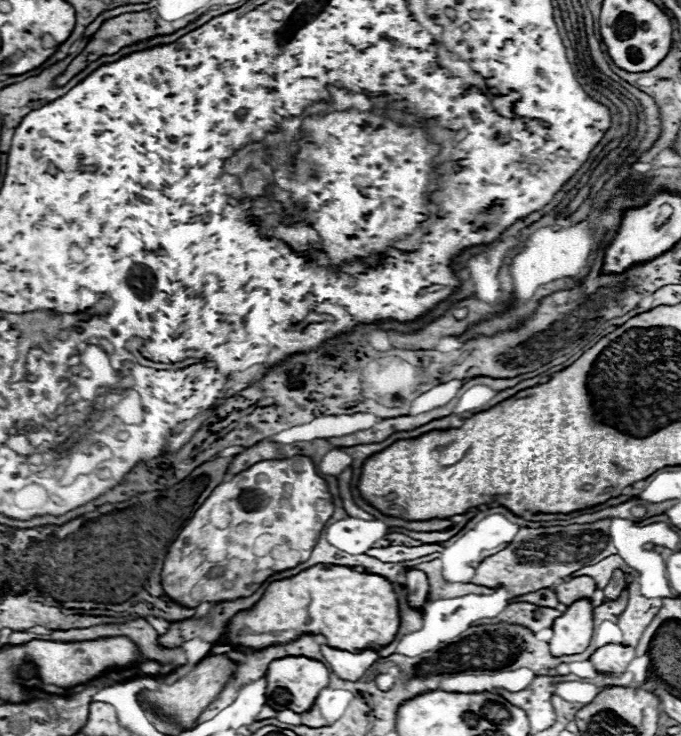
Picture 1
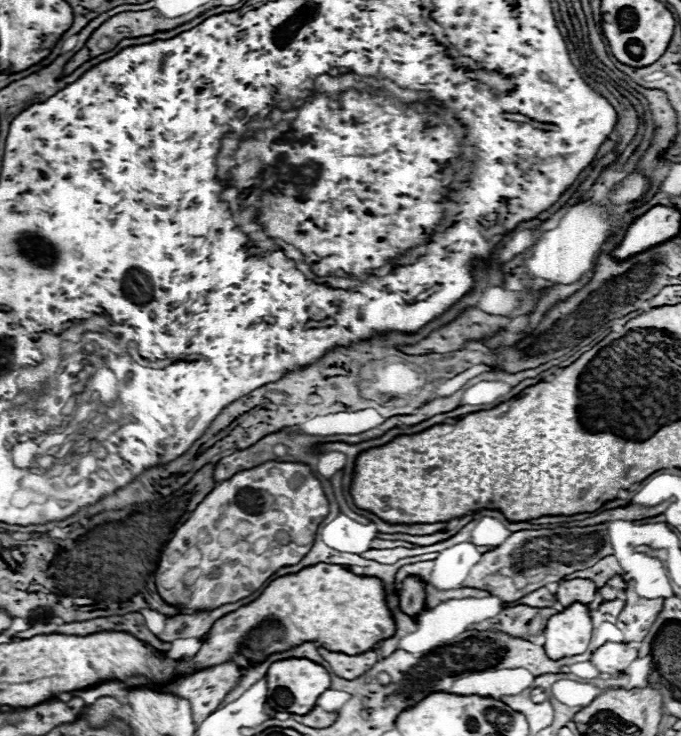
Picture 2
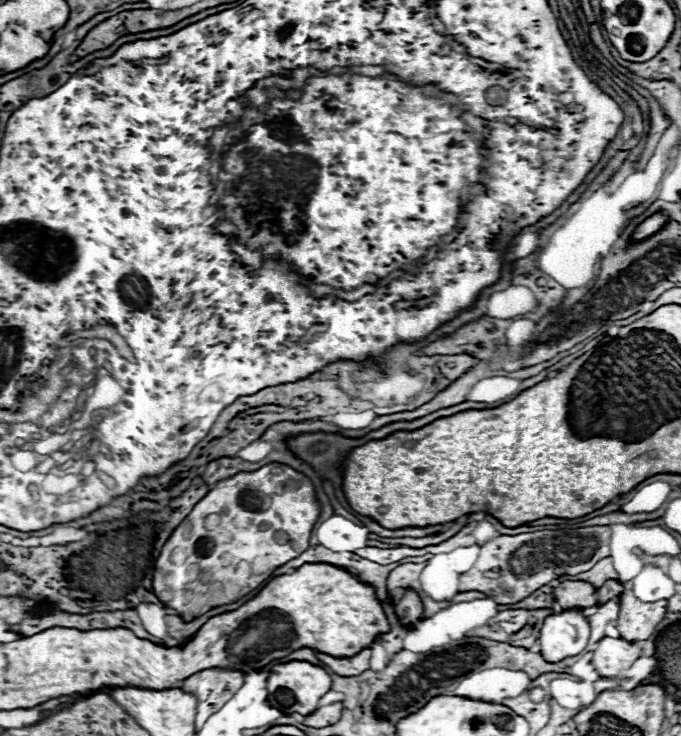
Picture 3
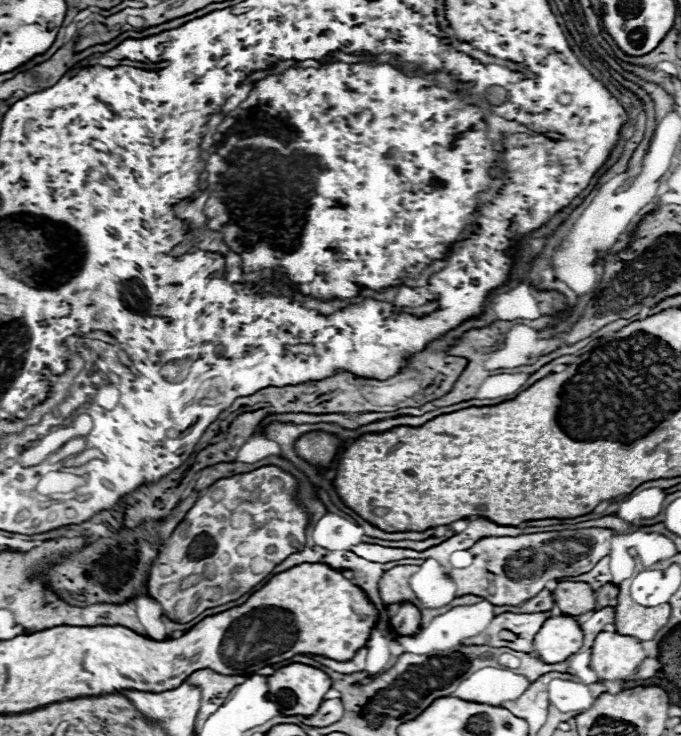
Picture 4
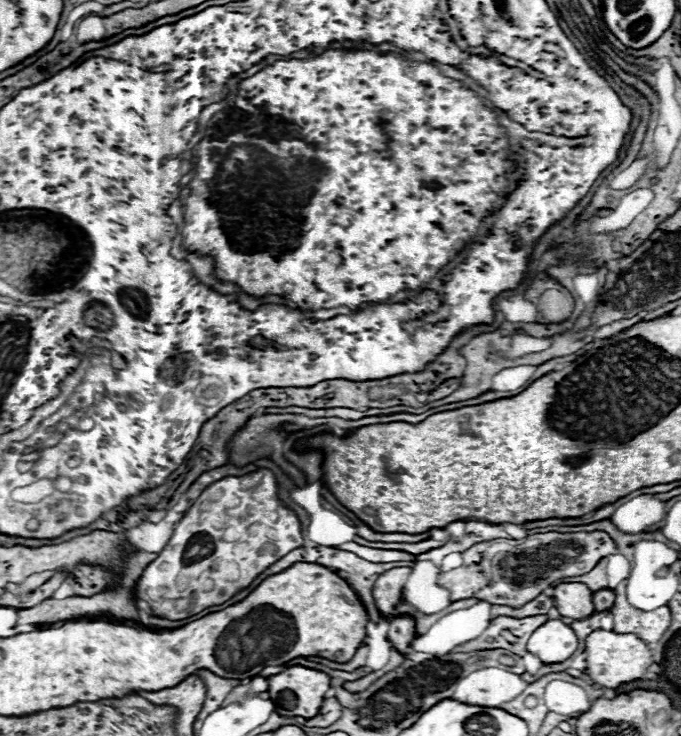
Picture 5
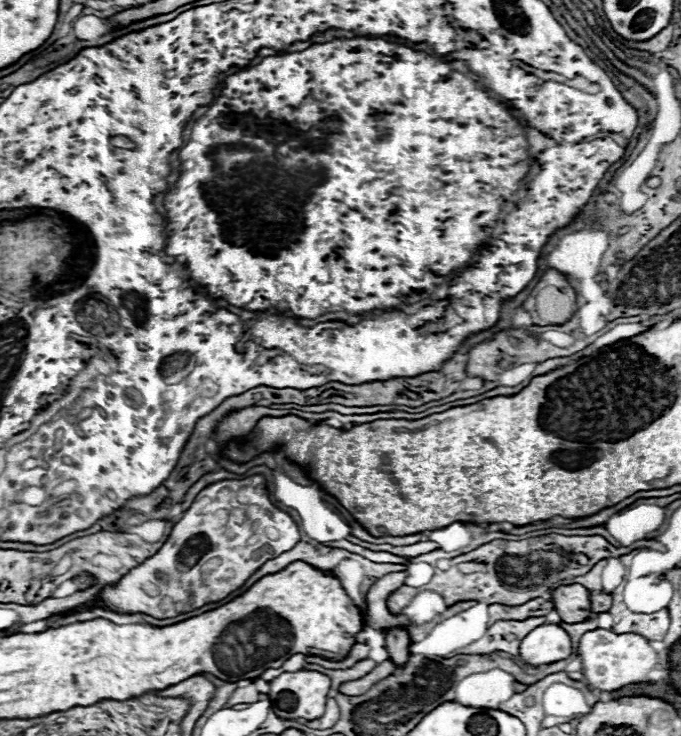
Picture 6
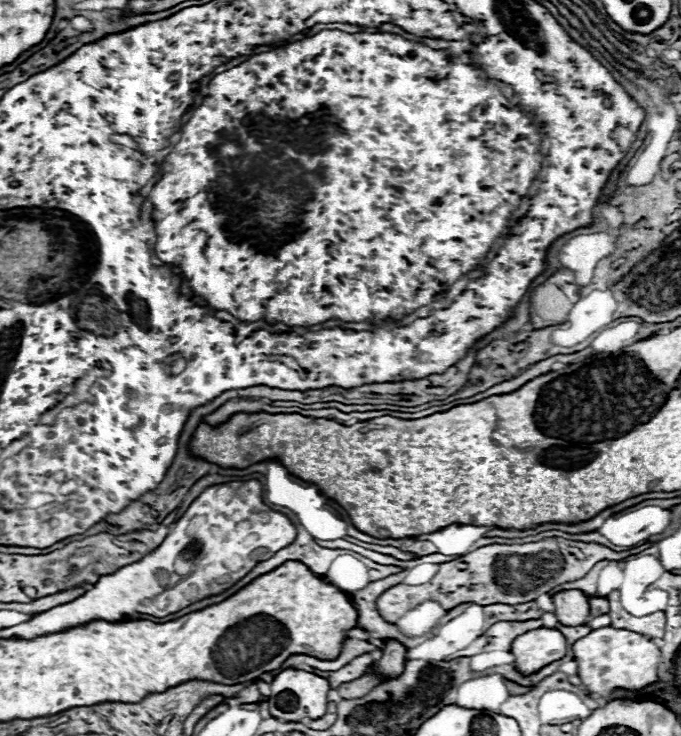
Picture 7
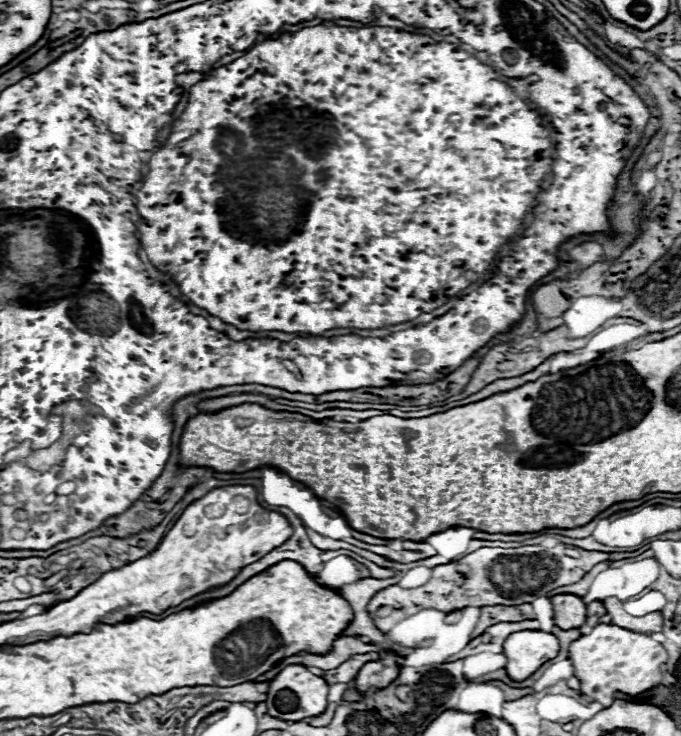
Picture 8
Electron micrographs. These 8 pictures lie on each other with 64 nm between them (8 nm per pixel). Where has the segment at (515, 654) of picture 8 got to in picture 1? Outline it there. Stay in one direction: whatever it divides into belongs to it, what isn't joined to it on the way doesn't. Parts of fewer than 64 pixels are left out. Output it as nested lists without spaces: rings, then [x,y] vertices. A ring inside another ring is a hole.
[[[588,598],[576,600],[568,610],[554,620],[554,636],[550,638],[550,652],[554,656],[580,654],[588,648],[594,634],[594,606]]]

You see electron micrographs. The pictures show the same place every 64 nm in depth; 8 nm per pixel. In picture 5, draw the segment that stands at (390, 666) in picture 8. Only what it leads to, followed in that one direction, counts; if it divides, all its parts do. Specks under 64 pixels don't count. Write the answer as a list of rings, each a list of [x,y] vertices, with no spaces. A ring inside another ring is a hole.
[[[398,616],[394,622],[390,622],[388,630],[388,640],[392,642],[394,648],[398,648],[402,654],[406,654],[406,646],[414,640],[416,636],[416,620],[412,616]]]

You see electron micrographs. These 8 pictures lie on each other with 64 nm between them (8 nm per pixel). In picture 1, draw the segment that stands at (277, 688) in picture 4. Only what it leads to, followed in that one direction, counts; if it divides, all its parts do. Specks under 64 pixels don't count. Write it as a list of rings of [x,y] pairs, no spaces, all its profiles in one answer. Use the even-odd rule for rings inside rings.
[[[286,656],[270,664],[266,672],[266,680],[268,680],[268,688],[266,688],[268,704],[274,710],[294,710],[302,714],[312,708],[318,692],[328,686],[328,668],[322,662],[306,656]]]

